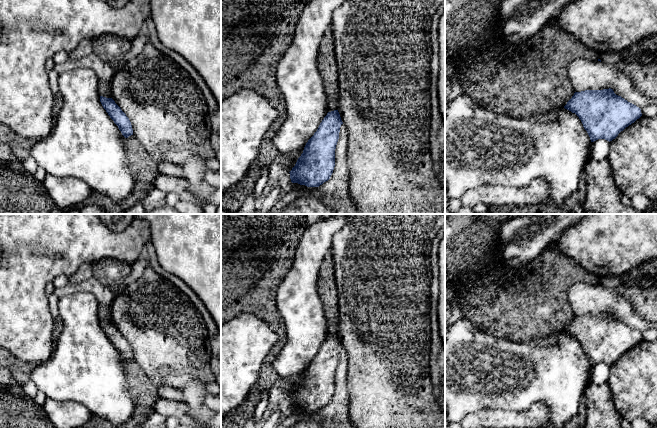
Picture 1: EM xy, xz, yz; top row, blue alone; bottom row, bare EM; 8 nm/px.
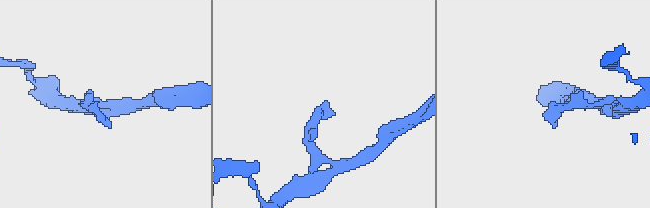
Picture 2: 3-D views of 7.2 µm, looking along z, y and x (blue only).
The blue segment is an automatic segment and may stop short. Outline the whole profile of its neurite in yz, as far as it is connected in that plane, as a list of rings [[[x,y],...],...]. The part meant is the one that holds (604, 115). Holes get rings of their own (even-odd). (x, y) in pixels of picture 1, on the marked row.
[[[613,89],[585,90],[575,92],[564,106],[565,109],[575,113],[581,120],[591,142],[598,139],[612,141],[626,127],[642,116],[641,109],[614,93]]]

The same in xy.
[[[100,96],[100,102],[103,108],[110,116],[110,118],[118,126],[122,135],[125,138],[128,138],[129,136],[133,135],[133,129],[129,118],[121,110],[121,108],[115,103],[115,101],[112,98],[106,98]]]

